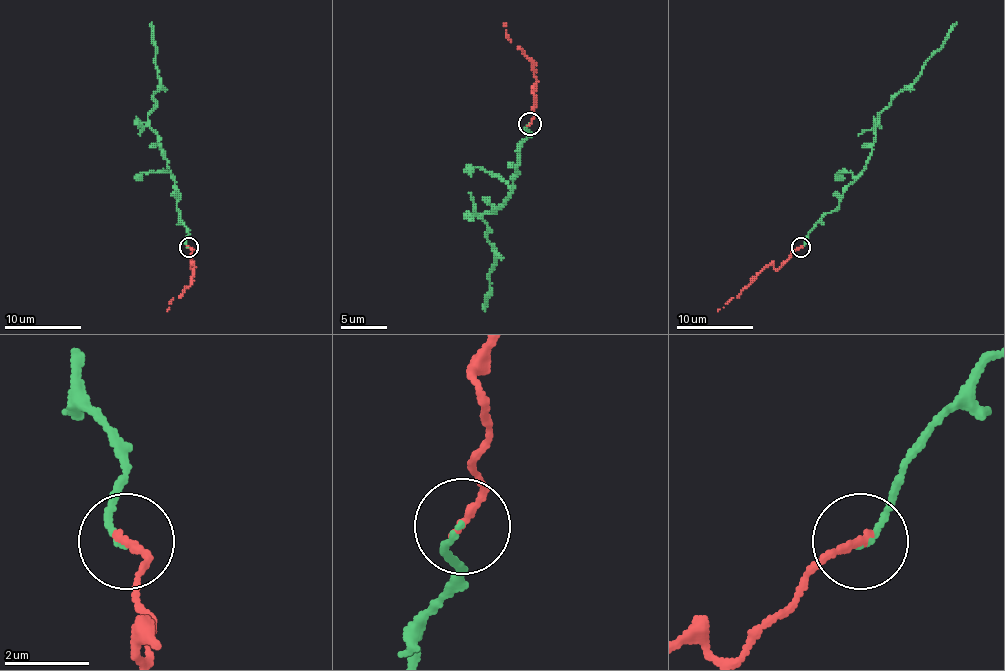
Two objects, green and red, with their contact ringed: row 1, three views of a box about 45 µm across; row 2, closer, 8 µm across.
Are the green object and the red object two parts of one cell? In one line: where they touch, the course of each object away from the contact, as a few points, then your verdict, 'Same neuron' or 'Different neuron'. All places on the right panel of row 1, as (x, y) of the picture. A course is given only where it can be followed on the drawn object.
Place: (801, 247). Course of green: (800, 247), (864, 168), (879, 114), (916, 80), (956, 22). Course of red: (800, 247), (777, 269), (771, 265), (766, 267), (737, 297), (718, 311). Same neuron

